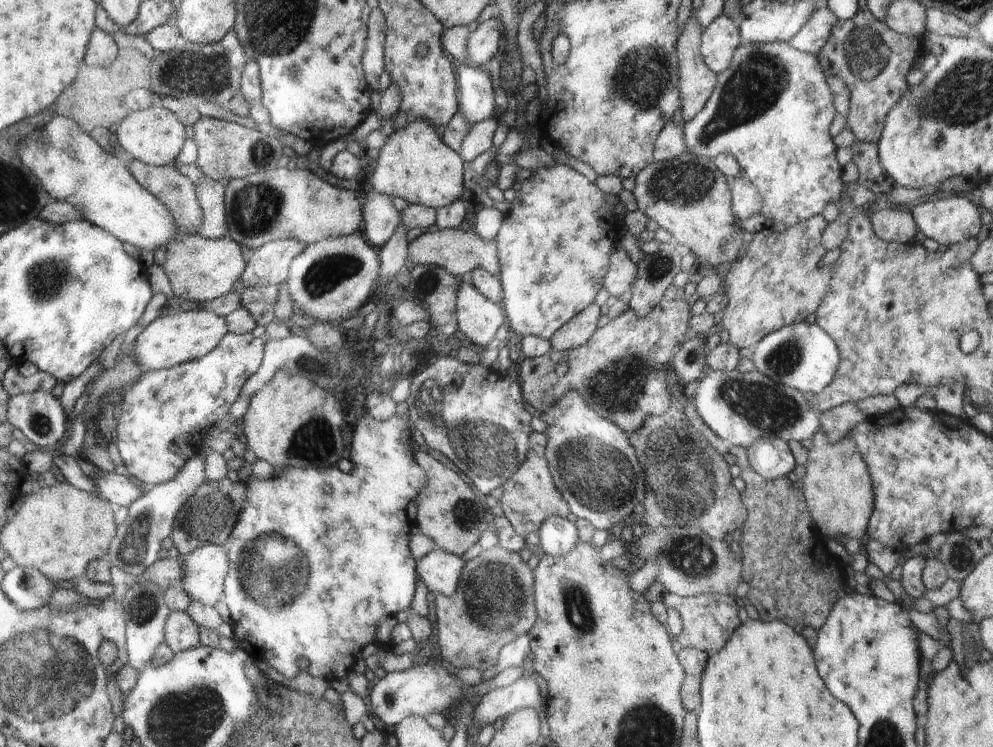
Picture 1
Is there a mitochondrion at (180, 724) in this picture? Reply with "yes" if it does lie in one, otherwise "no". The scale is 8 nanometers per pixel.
yes

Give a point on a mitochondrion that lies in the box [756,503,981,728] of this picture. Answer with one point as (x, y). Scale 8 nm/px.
(961, 555)

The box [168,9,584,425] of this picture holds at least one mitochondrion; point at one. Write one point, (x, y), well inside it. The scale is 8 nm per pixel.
(256, 208)

